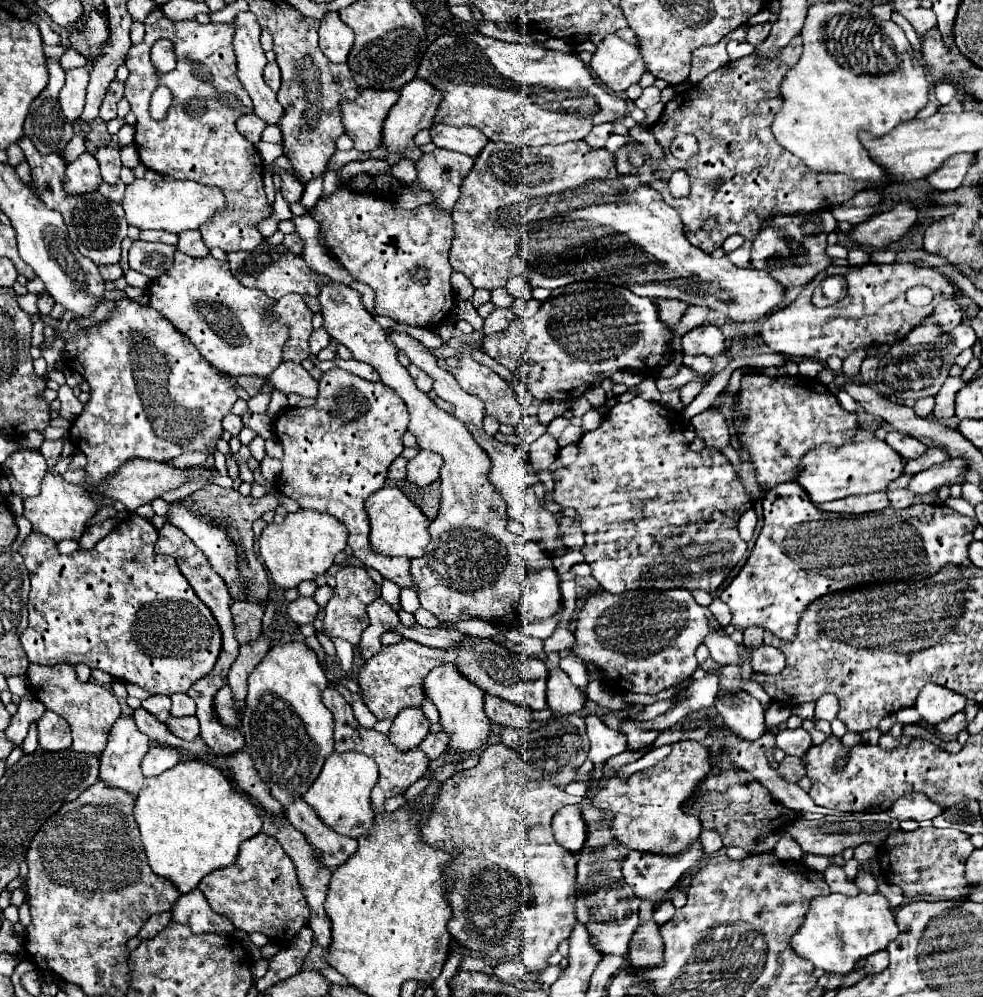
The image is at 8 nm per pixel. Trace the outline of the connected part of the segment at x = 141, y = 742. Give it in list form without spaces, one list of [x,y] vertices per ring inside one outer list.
[[[119,716],[119,720],[111,728],[109,742],[107,742],[107,748],[105,748],[105,756],[101,756],[99,778],[109,788],[121,788],[129,794],[139,794],[139,790],[143,786],[143,774],[139,770],[139,764],[141,764],[143,756],[147,754],[147,750],[149,750],[149,738],[143,736],[135,728],[135,722],[131,720],[131,716]]]

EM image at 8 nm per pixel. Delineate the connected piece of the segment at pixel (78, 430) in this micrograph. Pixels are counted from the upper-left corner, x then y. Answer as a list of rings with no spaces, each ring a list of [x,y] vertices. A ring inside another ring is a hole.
[[[131,298],[115,302],[115,310],[99,324],[85,328],[79,334],[59,332],[55,336],[65,340],[63,362],[67,368],[81,374],[89,384],[89,402],[73,420],[71,442],[87,456],[87,482],[101,484],[103,476],[127,462],[127,458],[151,458],[169,462],[183,452],[215,452],[217,440],[223,434],[221,420],[237,402],[237,392],[229,382],[227,372],[215,370],[199,354],[199,350],[185,338],[163,314],[151,306],[143,306]]]

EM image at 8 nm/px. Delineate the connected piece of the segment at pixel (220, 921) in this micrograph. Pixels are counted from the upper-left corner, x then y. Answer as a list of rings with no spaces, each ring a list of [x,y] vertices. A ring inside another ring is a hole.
[[[197,888],[191,894],[179,896],[179,900],[171,908],[171,920],[189,926],[193,934],[213,932],[213,934],[229,936],[235,930],[227,916],[215,914],[209,908],[205,896]]]

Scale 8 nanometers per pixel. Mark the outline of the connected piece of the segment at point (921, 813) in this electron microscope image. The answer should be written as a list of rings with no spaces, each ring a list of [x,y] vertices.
[[[907,794],[907,796],[901,796],[899,800],[895,800],[895,804],[887,810],[887,814],[897,820],[923,822],[923,820],[933,820],[935,816],[939,816],[939,810],[941,810],[941,806],[927,800],[927,796]]]

